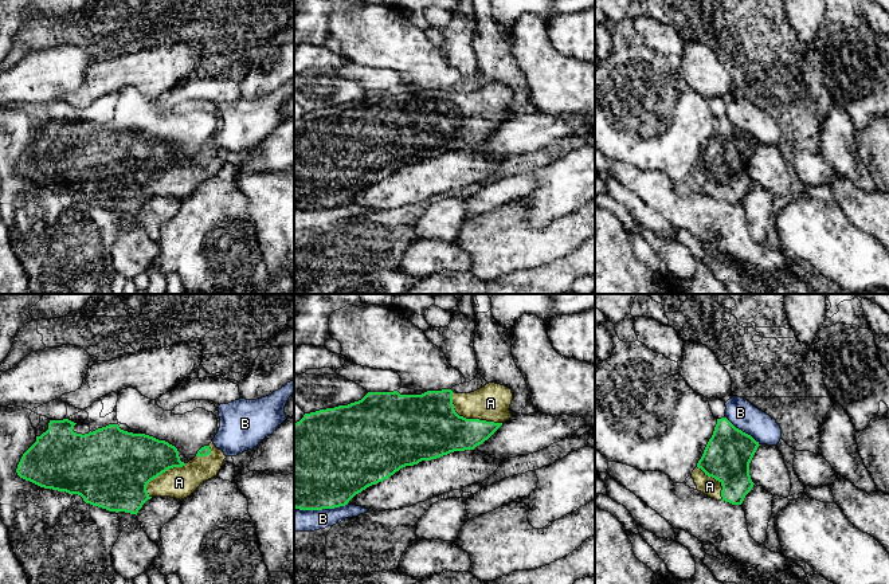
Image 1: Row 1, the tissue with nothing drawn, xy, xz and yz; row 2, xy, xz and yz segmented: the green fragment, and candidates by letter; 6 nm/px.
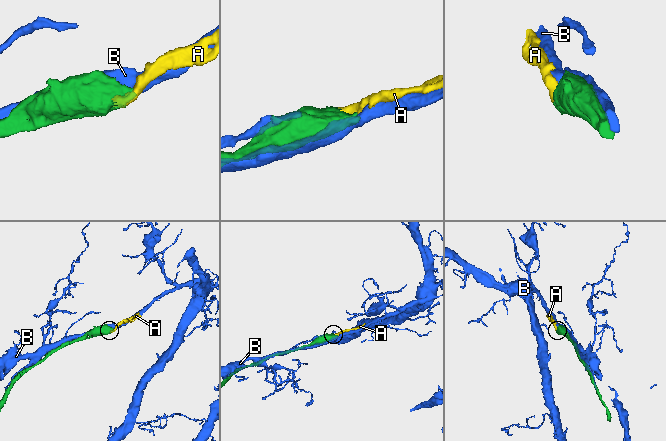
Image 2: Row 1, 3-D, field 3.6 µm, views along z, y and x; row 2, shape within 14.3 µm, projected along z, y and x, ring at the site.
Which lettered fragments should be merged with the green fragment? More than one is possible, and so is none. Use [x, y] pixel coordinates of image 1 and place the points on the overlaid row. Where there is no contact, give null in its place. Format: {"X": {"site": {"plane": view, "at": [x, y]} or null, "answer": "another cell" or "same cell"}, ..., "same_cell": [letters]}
{"A": {"site": {"plane": "xz", "at": [470, 419]}, "answer": "same cell"}, "B": {"site": {"plane": "xz", "at": [320, 509]}, "answer": "another cell"}, "same_cell": ["A"]}

